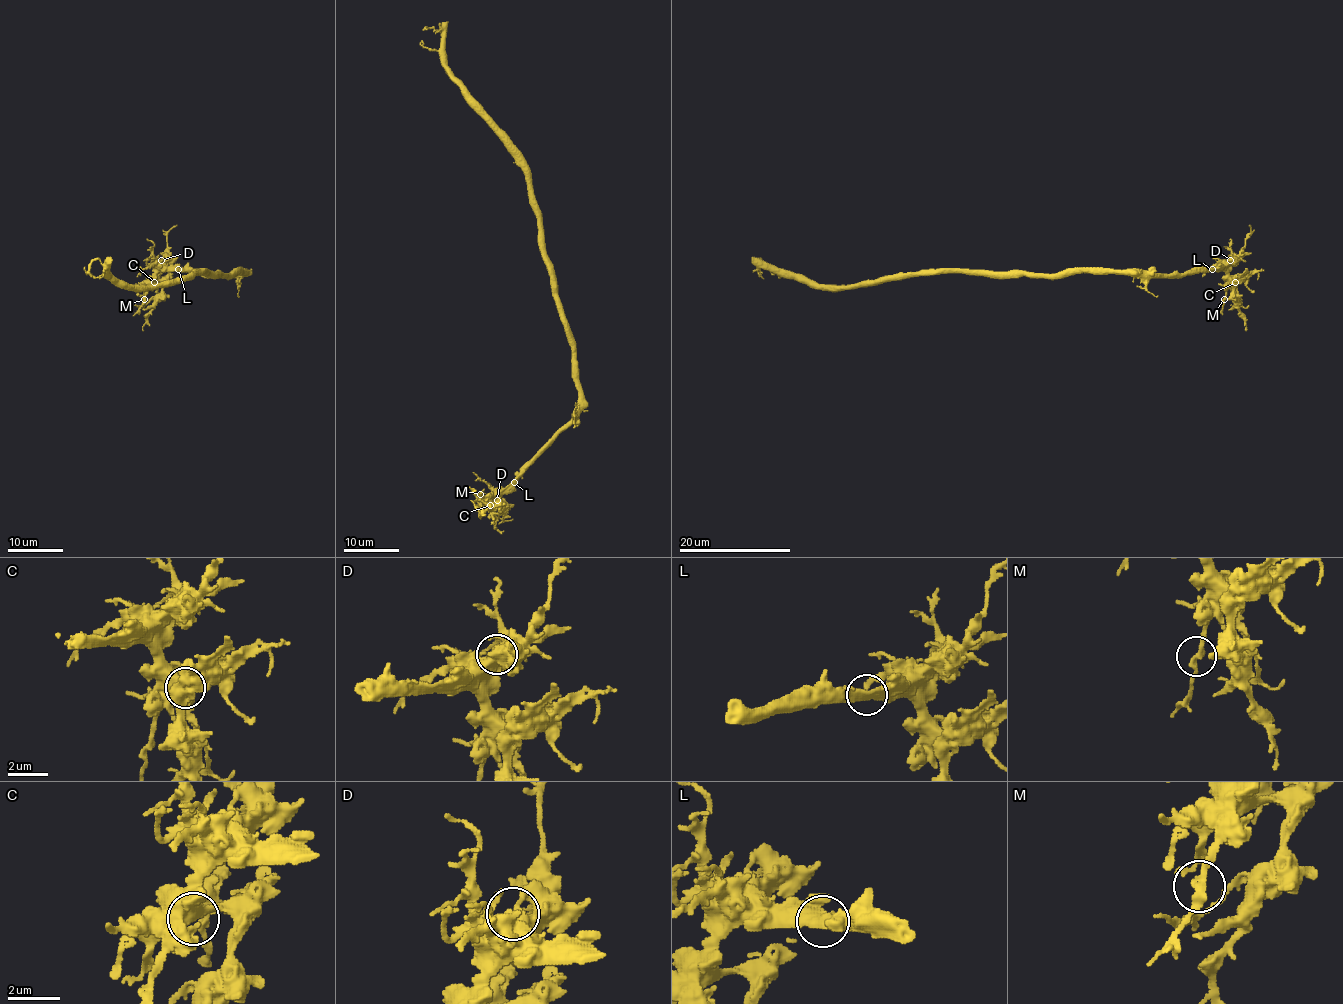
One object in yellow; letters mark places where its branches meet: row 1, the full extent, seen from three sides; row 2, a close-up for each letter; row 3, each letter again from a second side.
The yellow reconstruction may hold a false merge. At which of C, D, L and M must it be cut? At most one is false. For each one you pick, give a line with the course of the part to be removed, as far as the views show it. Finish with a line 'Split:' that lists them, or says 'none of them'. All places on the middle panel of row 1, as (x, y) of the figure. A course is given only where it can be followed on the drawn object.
Split: none of them

